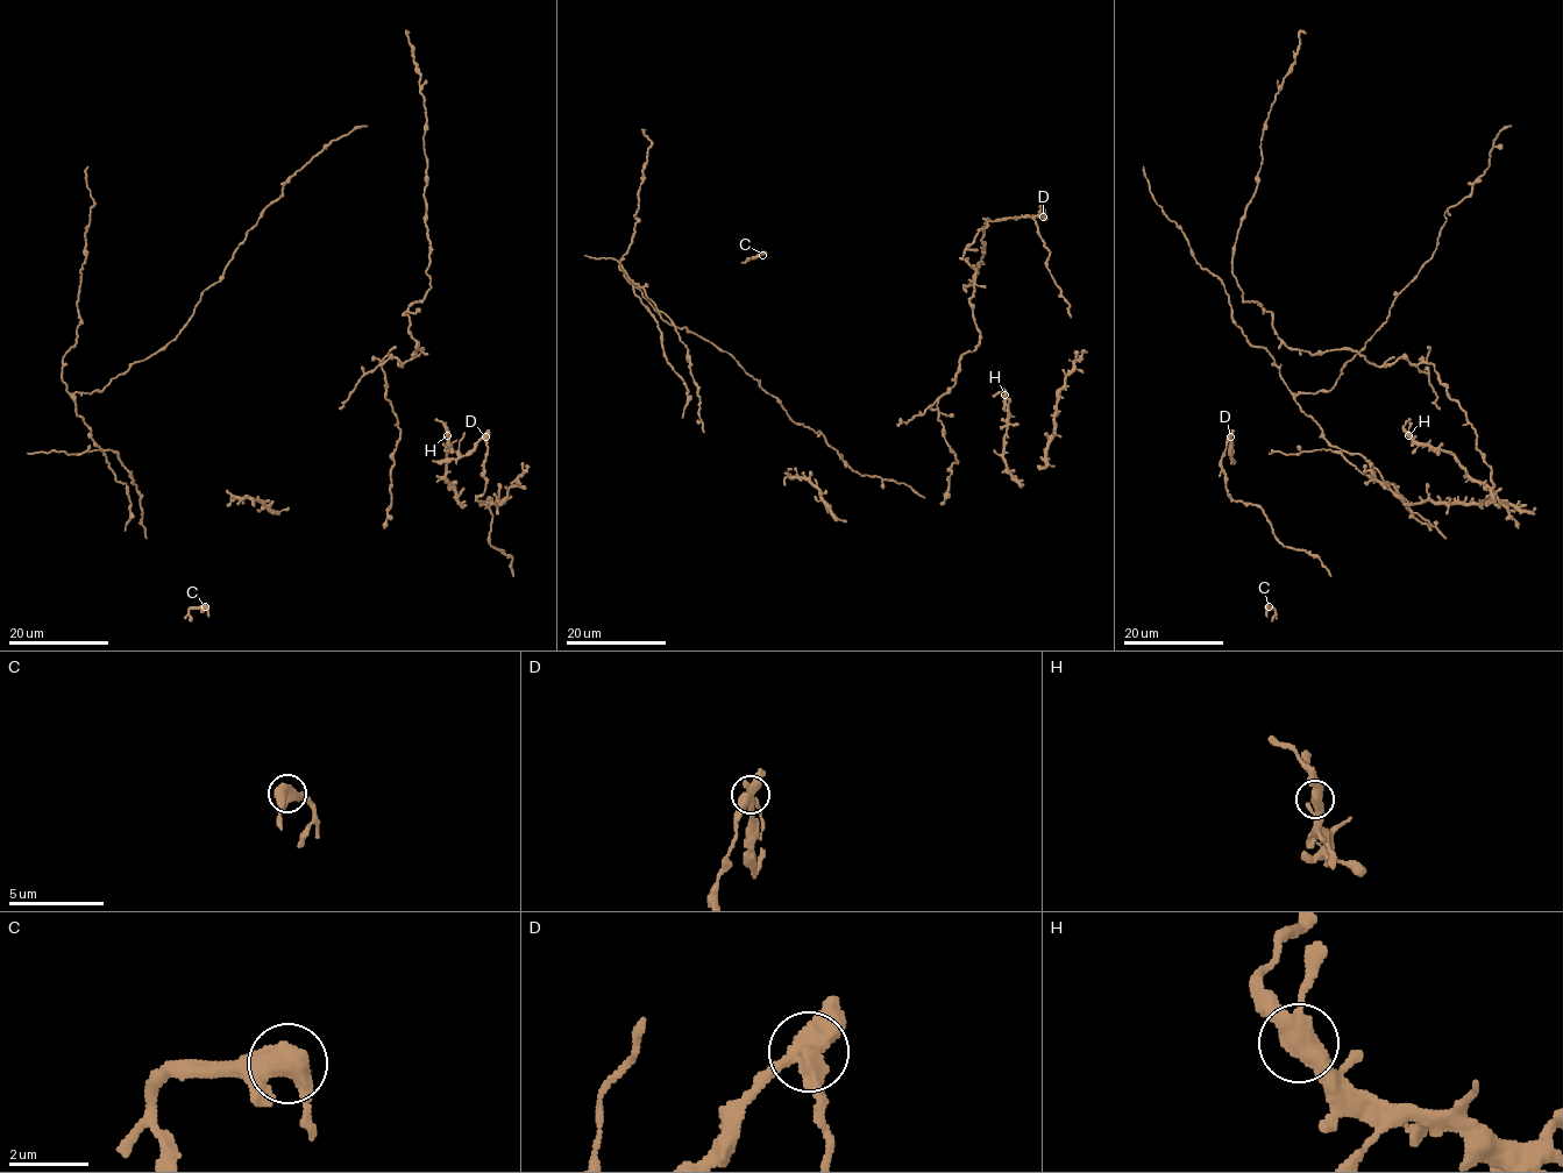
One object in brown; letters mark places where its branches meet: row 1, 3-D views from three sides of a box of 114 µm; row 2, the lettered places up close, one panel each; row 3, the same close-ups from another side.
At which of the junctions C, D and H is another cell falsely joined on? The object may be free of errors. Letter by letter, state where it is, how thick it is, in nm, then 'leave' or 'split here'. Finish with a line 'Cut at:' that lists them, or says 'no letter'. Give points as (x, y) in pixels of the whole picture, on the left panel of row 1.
C: place (205, 606); calibre 440 nm; leave
D: place (485, 436); calibre 420 nm; split here
H: place (447, 435); calibre 400 nm; leave
Cut at: D

